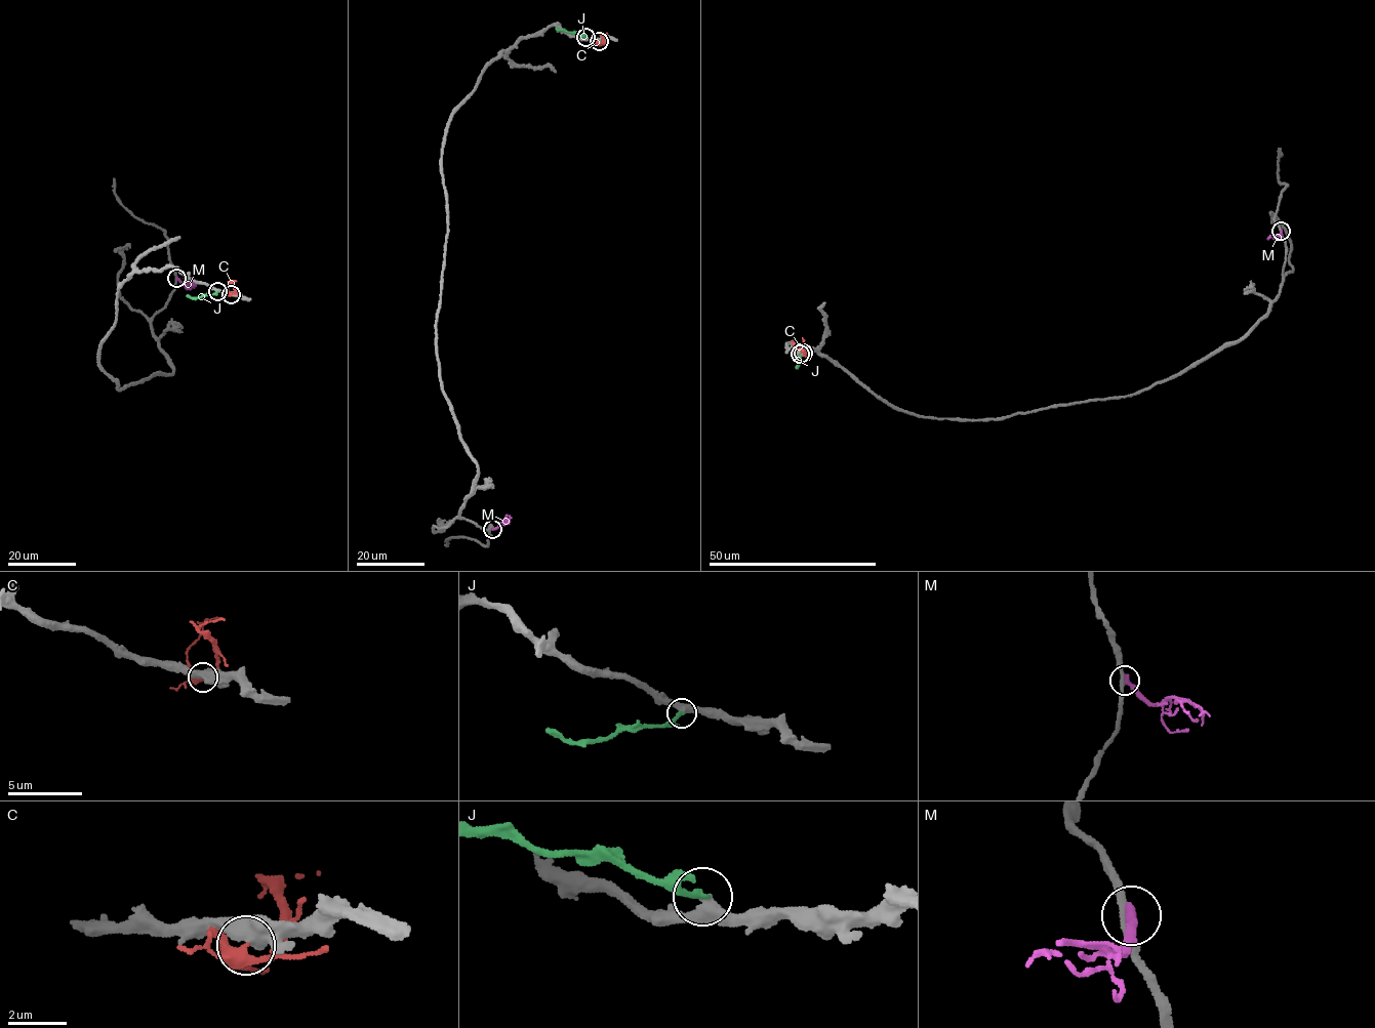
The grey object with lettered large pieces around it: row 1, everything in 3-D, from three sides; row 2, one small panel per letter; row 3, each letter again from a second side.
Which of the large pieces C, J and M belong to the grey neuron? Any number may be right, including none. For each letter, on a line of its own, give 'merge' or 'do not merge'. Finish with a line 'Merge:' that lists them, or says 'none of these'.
C: do not merge
J: do not merge
M: do not merge
Merge: none of these

